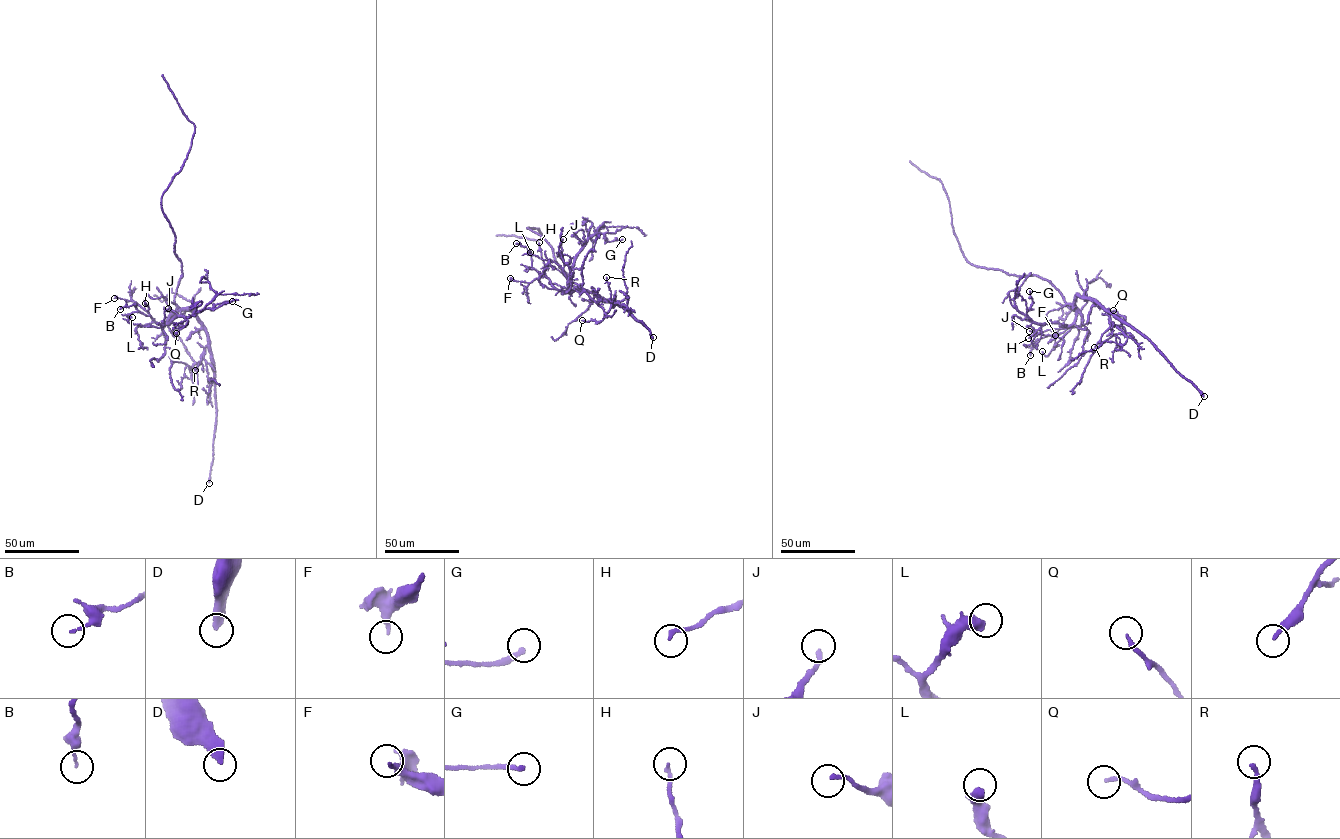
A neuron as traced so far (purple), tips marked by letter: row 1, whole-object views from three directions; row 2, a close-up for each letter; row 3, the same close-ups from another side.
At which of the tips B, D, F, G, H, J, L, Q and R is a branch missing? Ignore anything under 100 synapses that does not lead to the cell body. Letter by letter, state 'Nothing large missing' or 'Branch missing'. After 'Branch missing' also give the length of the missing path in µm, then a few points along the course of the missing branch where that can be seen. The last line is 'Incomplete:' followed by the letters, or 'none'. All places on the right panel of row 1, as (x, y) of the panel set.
B: Nothing large missing
D: Branch missing. Missing length about 550 µm
F: Nothing large missing
G: Nothing large missing
H: Nothing large missing
J: Nothing large missing
L: Nothing large missing
Q: Nothing large missing
R: Nothing large missing
Incomplete: D

